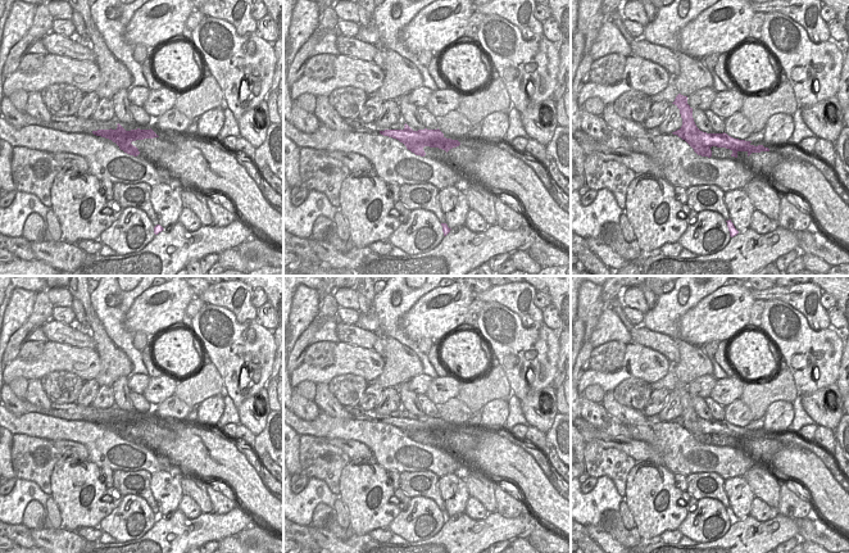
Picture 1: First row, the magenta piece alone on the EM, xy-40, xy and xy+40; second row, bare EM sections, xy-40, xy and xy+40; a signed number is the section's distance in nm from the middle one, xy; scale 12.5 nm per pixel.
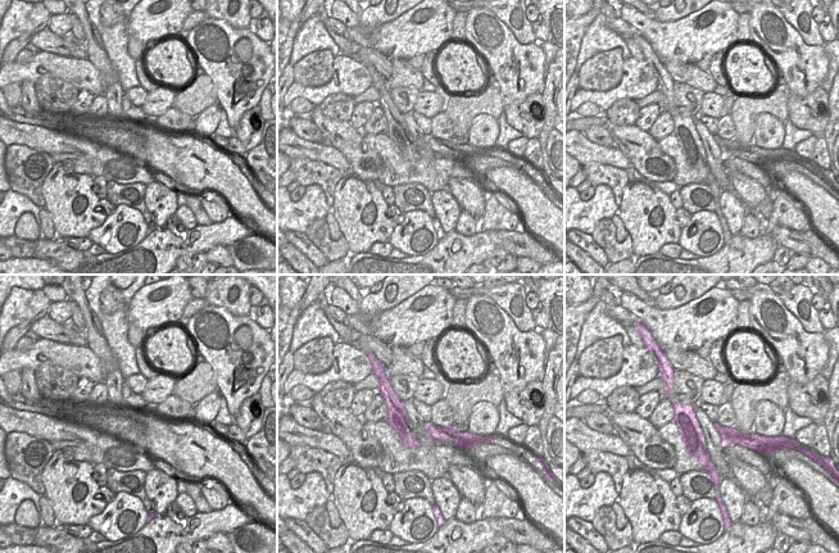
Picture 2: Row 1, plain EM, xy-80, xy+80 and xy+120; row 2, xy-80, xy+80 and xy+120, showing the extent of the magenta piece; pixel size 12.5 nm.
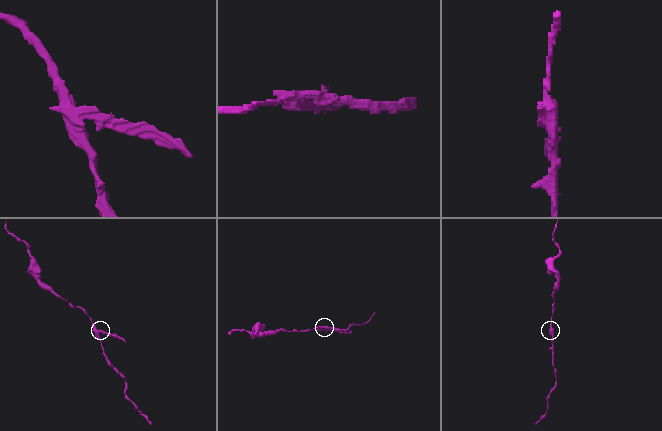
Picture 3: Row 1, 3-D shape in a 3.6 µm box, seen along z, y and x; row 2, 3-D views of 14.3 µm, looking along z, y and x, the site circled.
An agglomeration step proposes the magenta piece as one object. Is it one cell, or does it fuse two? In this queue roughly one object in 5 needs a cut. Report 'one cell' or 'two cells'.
two cells

